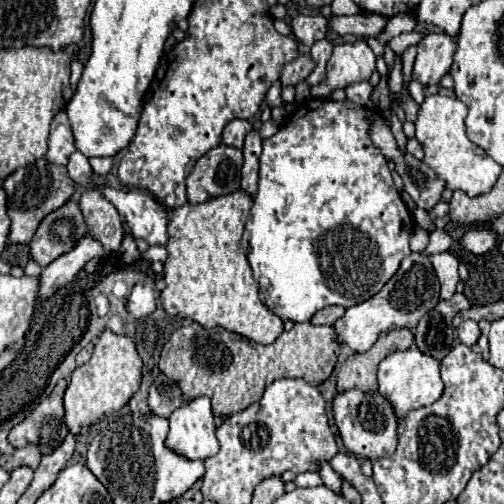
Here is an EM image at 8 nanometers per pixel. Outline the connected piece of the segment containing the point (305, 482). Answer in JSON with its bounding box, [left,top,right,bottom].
[295,471,323,487]

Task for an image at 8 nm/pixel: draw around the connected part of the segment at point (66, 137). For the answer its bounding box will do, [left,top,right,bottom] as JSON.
[47,111,75,165]

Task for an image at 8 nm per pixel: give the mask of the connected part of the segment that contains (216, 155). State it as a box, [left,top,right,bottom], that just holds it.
[187,145,243,203]

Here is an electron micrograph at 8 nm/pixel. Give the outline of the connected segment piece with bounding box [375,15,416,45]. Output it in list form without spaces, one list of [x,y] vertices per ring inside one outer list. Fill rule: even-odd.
[[[398,15],[389,18],[383,33],[375,36],[383,45],[388,44],[389,40],[404,32],[410,32],[415,28],[415,20],[409,15]]]

